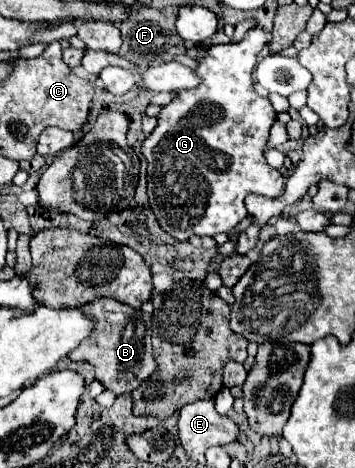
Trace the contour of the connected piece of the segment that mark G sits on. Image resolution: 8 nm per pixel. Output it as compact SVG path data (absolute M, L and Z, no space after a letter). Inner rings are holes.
M255 26L255 28L251 28L251 30L243 36L241 42L211 46L211 48L205 52L205 58L203 58L203 62L199 64L199 68L195 70L197 76L203 78L203 82L201 82L197 88L193 88L193 90L181 90L175 100L171 100L167 106L163 106L163 110L161 110L159 116L157 116L157 120L159 120L159 122L157 122L157 128L147 136L147 140L145 140L143 146L141 146L141 152L145 154L145 158L147 158L147 162L149 162L149 166L147 166L147 194L149 194L149 204L151 204L153 212L155 212L161 228L163 228L167 234L171 234L173 238L177 238L177 240L189 240L189 238L191 238L191 232L197 234L197 236L215 236L215 234L219 234L219 232L233 232L233 228L247 216L245 198L247 198L249 194L257 194L257 196L281 196L281 192L283 192L285 178L281 176L279 170L269 168L267 162L265 162L265 158L263 158L263 150L265 150L265 146L267 146L267 142L269 142L269 130L271 130L271 126L277 122L277 112L273 110L273 106L271 106L271 102L269 102L267 98L261 98L259 94L255 94L255 90L253 90L253 80L251 80L253 68L255 68L255 64L257 64L257 54L265 48L267 36L269 36L267 30L263 30L261 26Z

